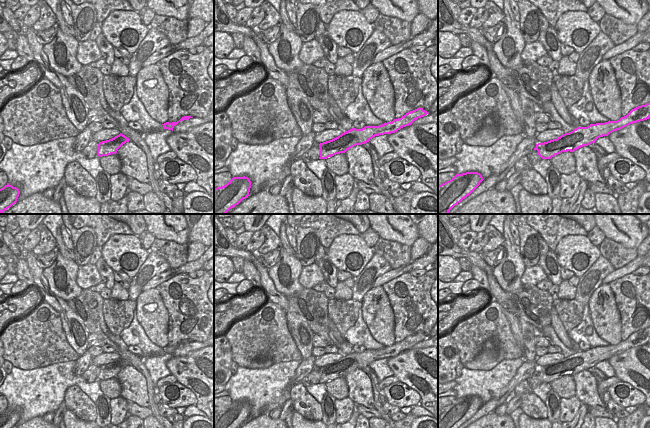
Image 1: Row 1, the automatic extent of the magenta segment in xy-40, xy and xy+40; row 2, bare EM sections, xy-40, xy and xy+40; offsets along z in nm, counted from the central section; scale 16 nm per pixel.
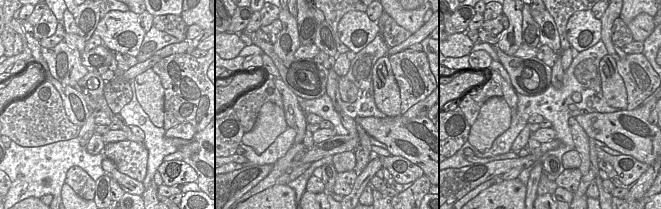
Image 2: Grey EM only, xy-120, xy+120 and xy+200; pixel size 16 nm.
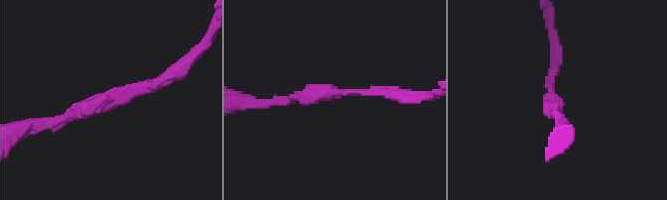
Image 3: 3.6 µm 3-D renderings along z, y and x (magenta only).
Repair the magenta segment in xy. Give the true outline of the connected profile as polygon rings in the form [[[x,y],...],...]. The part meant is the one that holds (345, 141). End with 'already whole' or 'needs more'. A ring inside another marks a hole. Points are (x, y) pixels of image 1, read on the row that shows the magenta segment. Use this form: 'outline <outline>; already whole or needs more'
outline [[[417,108],[406,113],[401,118],[394,119],[392,122],[385,122],[379,126],[365,126],[362,129],[352,128],[332,140],[320,143],[319,159],[327,159],[336,154],[345,153],[356,145],[362,145],[369,142],[375,136],[395,133],[427,114],[429,113],[423,108]]]; already whole

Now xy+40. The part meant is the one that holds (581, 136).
outline [[[650,102],[632,109],[626,116],[617,121],[608,121],[605,123],[590,124],[587,127],[577,127],[569,133],[565,133],[544,143],[536,144],[534,150],[542,159],[551,159],[562,152],[574,152],[575,150],[588,146],[603,136],[620,130],[630,124],[649,119]]]; already whole

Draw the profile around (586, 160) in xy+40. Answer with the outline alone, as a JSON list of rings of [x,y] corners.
[[[583,146],[573,152],[576,168],[575,172],[581,180],[587,181],[591,185],[604,187],[606,179],[600,175],[597,167],[597,156],[594,150],[588,146]]]

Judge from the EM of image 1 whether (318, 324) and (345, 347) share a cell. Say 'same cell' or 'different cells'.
different cells

